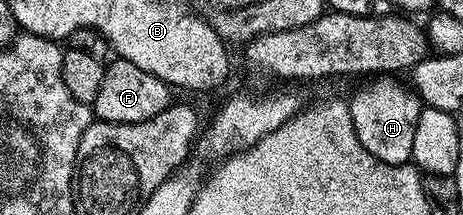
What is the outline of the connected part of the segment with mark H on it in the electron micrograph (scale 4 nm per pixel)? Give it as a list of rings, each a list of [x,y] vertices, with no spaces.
[[[374,78],[362,91],[348,100],[351,121],[359,137],[359,145],[371,153],[380,163],[395,165],[412,160],[411,145],[415,145],[415,125],[421,115],[423,104],[408,86],[396,83],[396,78]]]

